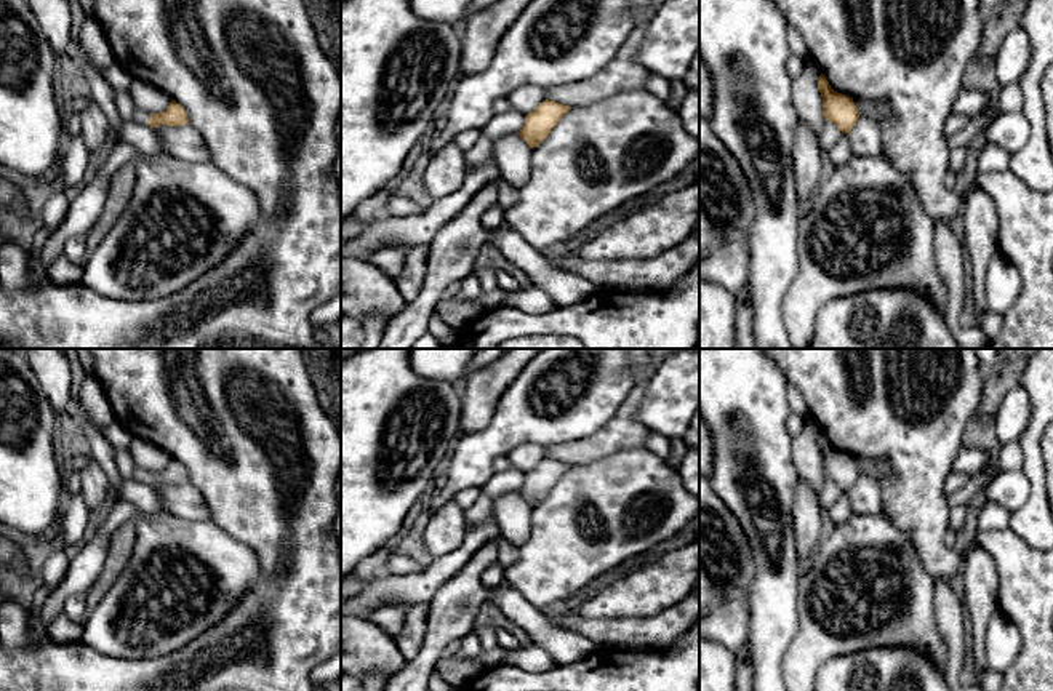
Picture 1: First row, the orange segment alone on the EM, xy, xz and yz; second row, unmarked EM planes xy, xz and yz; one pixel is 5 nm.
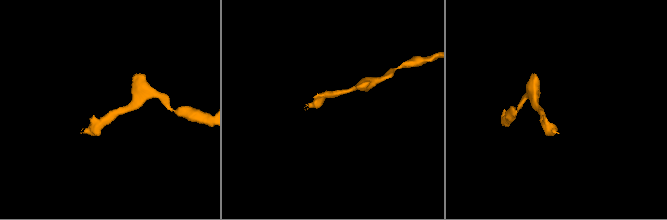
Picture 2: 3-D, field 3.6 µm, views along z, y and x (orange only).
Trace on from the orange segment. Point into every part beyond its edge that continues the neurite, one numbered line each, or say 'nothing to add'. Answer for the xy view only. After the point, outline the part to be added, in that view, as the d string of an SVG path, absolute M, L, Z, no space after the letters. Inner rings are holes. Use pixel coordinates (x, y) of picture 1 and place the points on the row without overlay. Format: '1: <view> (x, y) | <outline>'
1: xy (140, 474) | M136 467L131 478L136 480L136 481L141 481L141 483L147 483L149 477L150 477L149 470Z

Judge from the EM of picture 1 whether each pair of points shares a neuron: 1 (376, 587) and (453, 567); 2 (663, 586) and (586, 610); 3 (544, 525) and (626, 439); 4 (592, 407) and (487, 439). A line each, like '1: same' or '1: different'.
1: same
2: same
3: different
4: same

